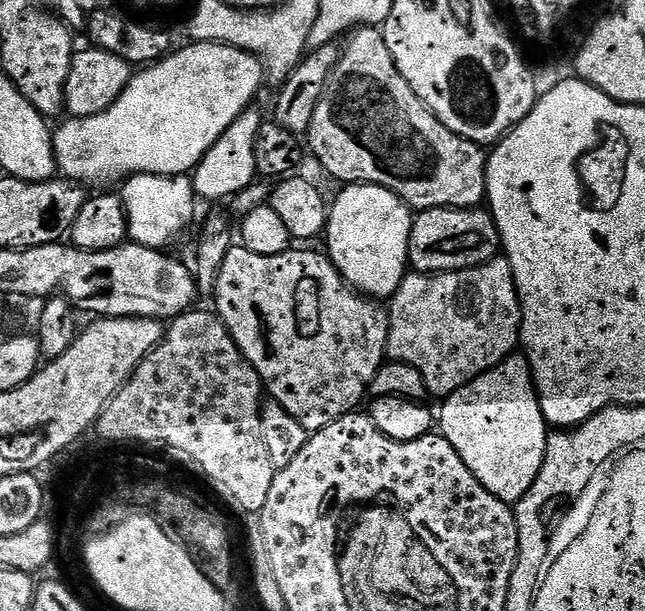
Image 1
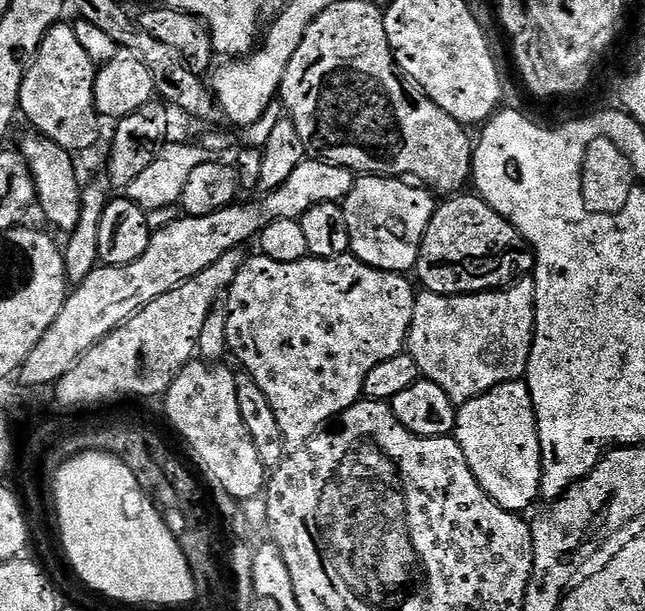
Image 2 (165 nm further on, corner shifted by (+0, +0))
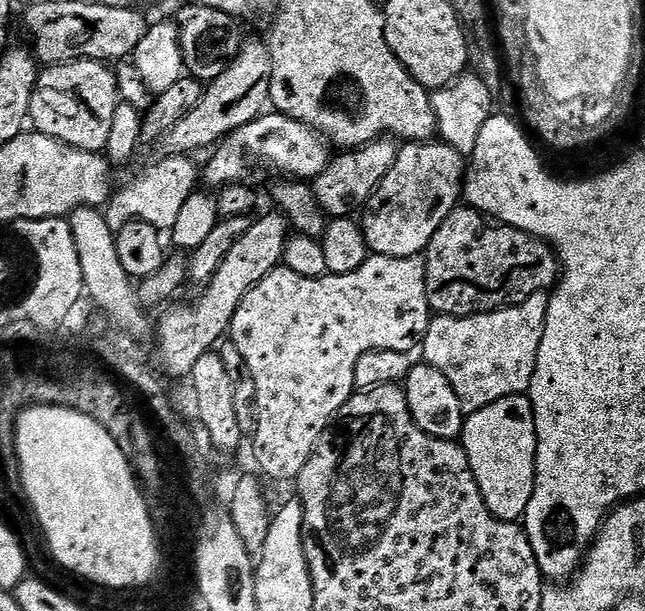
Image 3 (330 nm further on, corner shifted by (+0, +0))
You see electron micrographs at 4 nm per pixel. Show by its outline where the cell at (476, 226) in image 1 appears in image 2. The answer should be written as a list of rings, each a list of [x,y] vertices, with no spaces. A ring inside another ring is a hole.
[[[456,194],[445,199],[437,207],[430,218],[430,226],[426,226],[426,234],[422,238],[420,253],[414,269],[415,279],[420,279],[419,287],[426,292],[443,296],[465,296],[475,292],[495,292],[498,288],[506,288],[515,284],[522,276],[529,275],[535,269],[536,255],[522,238],[520,231],[502,218],[479,195],[464,196]]]

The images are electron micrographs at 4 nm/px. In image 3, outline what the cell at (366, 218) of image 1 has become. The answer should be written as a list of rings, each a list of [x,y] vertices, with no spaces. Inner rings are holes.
[[[445,142],[405,143],[396,153],[396,161],[390,174],[382,178],[378,190],[368,200],[362,212],[362,227],[369,253],[394,258],[421,255],[427,249],[430,238],[434,238],[438,226],[442,226],[442,222],[446,222],[449,214],[461,203],[465,179],[466,157],[451,145]]]

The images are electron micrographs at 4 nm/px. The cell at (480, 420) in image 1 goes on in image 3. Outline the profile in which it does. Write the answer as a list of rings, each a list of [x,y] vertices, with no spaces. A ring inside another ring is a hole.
[[[527,395],[507,396],[477,412],[467,413],[462,433],[462,447],[470,462],[470,470],[478,482],[478,490],[486,506],[499,520],[516,522],[523,517],[534,494],[536,481],[536,419],[532,401]]]

